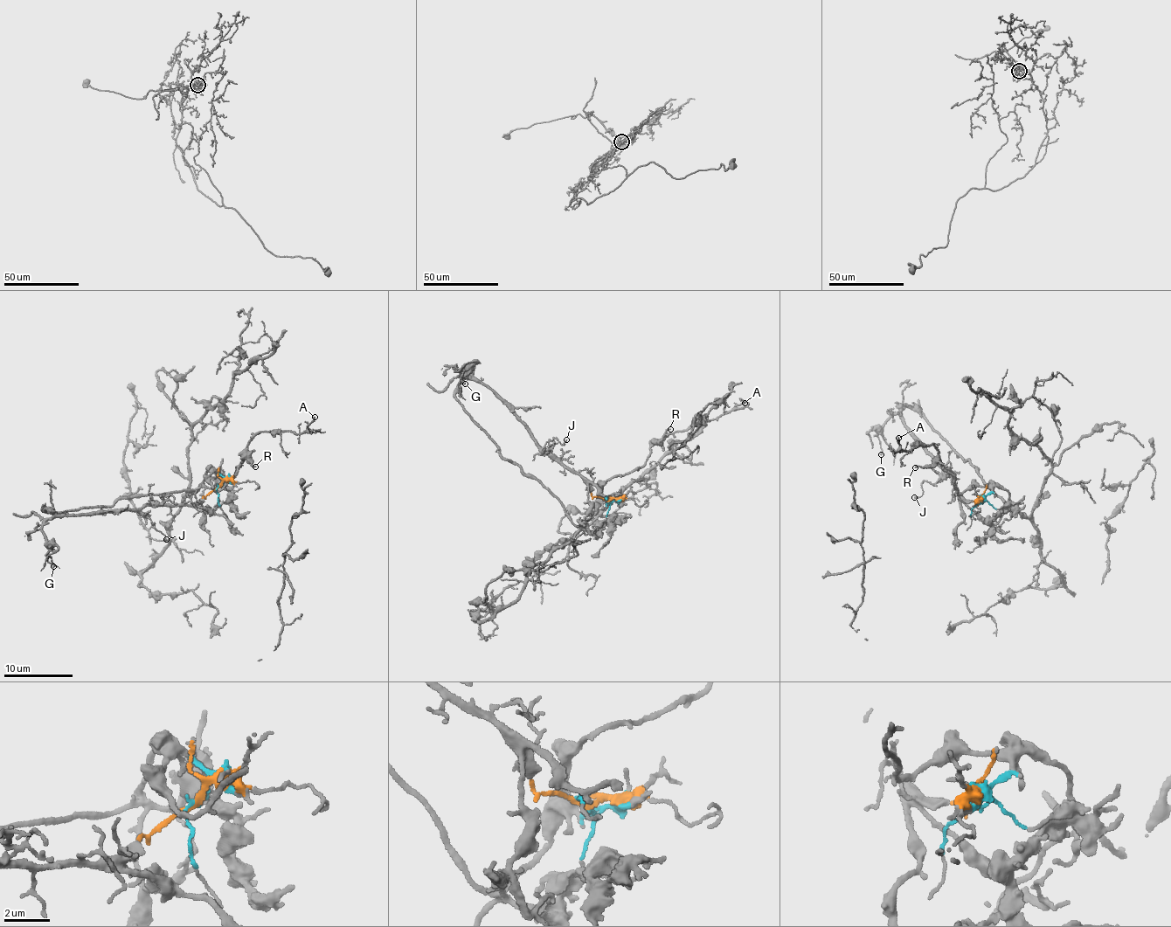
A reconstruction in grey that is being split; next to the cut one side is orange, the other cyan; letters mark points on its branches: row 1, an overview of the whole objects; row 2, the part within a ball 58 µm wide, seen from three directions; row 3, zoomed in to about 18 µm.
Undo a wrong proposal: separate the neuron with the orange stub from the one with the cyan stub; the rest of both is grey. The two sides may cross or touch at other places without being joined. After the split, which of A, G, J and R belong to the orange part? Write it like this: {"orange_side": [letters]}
{"orange_side": ["G", "J"]}

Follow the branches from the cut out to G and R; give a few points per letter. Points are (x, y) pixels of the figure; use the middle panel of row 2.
G: (607, 500), (592, 494), (580, 477), (552, 460), (505, 404), (460, 371), (464, 370), (460, 376), (465, 383)
R: (607, 500), (612, 501), (606, 501), (602, 483), (644, 462), (654, 444), (669, 429)

